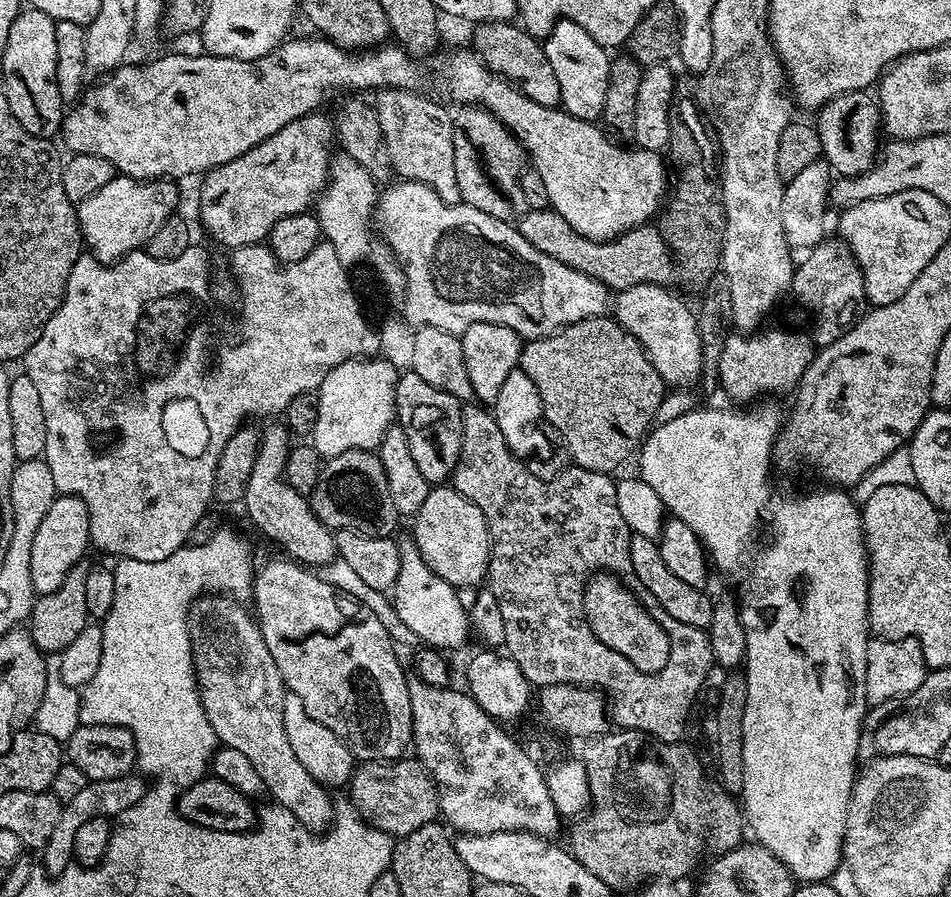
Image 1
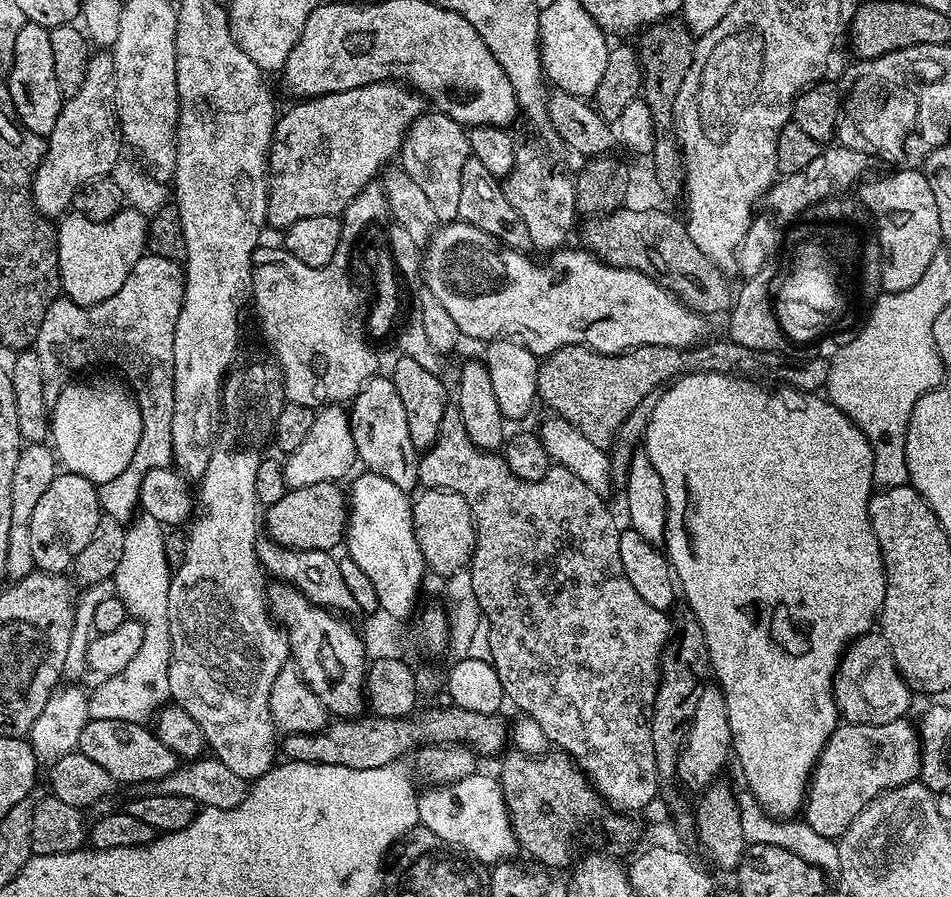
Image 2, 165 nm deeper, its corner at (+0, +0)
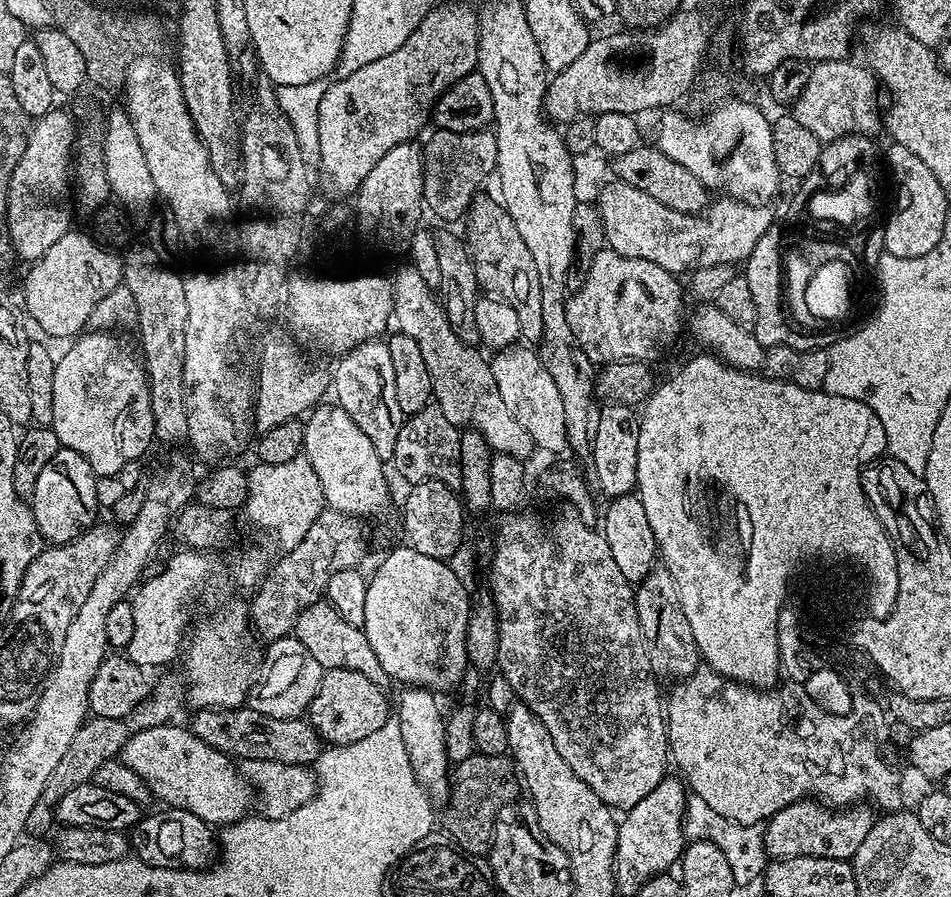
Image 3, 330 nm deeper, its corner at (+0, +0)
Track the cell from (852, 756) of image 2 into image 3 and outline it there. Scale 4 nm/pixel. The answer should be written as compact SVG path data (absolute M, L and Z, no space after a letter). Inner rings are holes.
M805 798L778 810L766 821L764 850L769 857L785 860L809 856L851 861L852 855L862 846L866 834L874 823L873 809L868 806L844 806L833 810L815 798Z

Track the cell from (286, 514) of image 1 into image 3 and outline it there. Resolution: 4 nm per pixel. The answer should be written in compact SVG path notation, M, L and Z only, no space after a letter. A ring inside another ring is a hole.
M321 598L316 604L302 610L302 614L298 614L294 636L302 642L302 646L306 646L306 650L310 650L310 654L314 654L314 658L318 658L318 662L326 670L329 668L358 670L358 674L366 674L366 678L370 678L370 682L374 682L379 688L389 687L390 678L378 663L370 642L366 642L363 627L346 622L346 618L342 618L342 614L338 614L338 610L334 610L334 606L329 604L327 599Z

